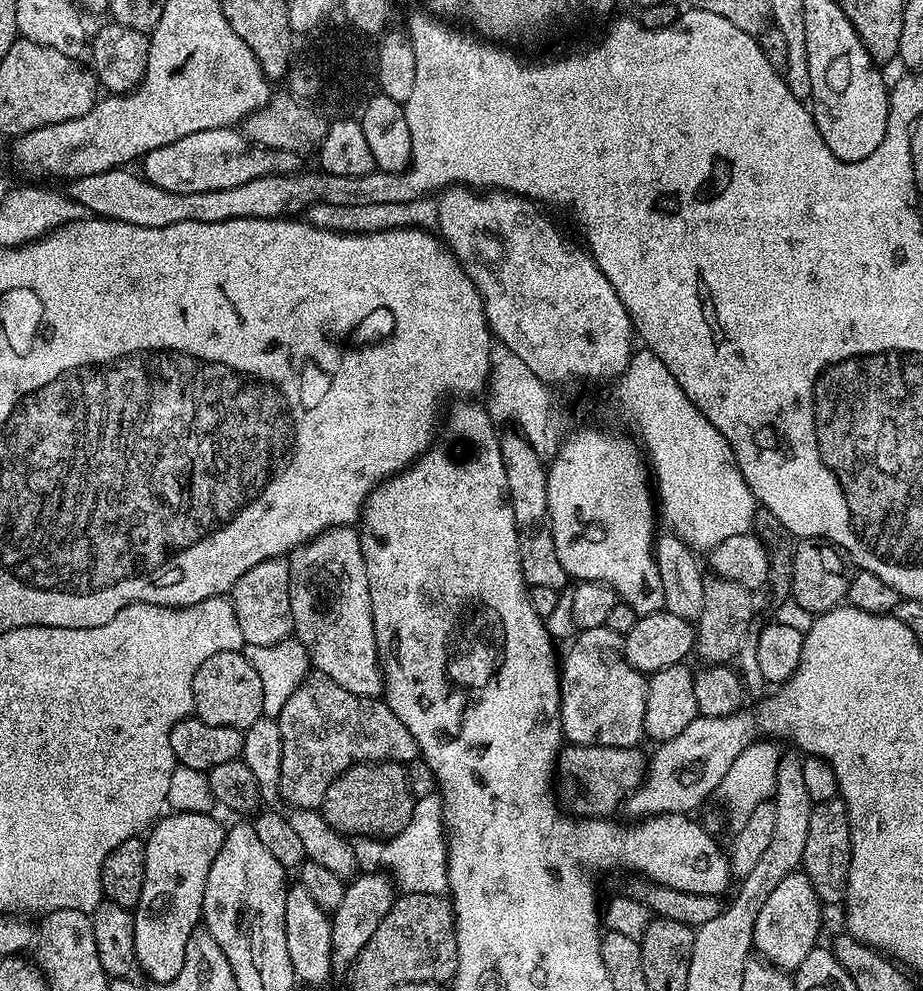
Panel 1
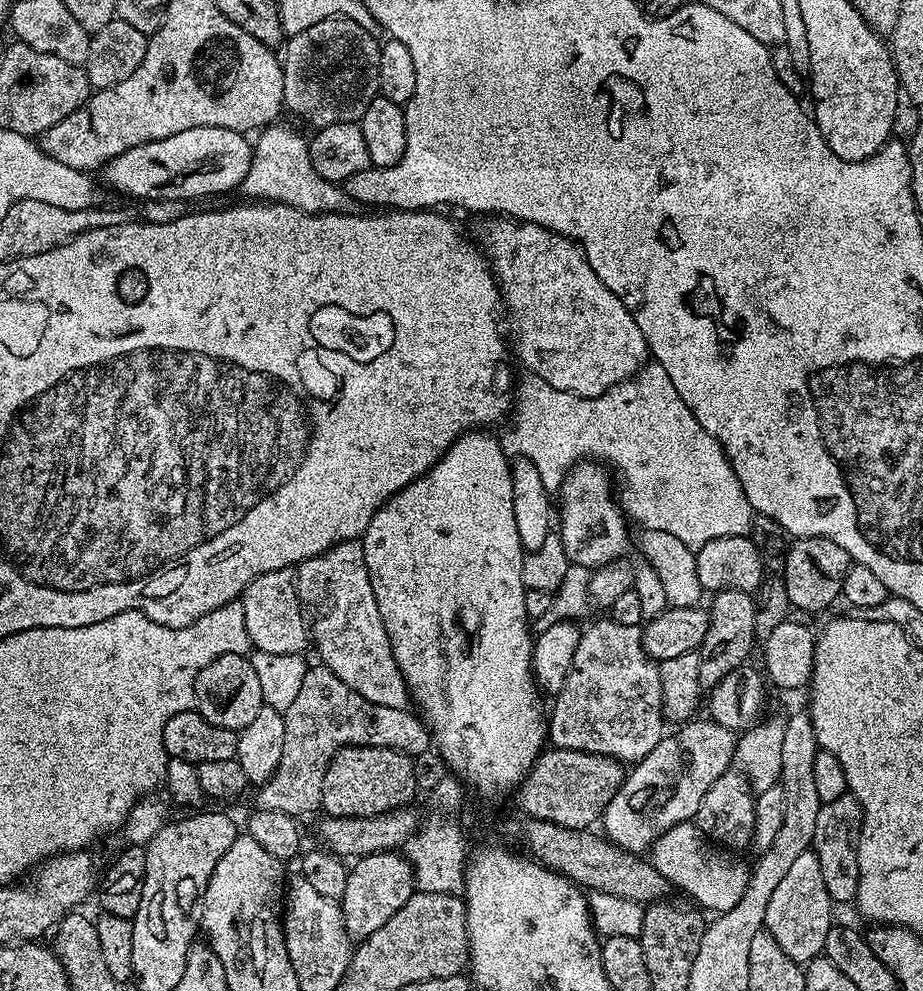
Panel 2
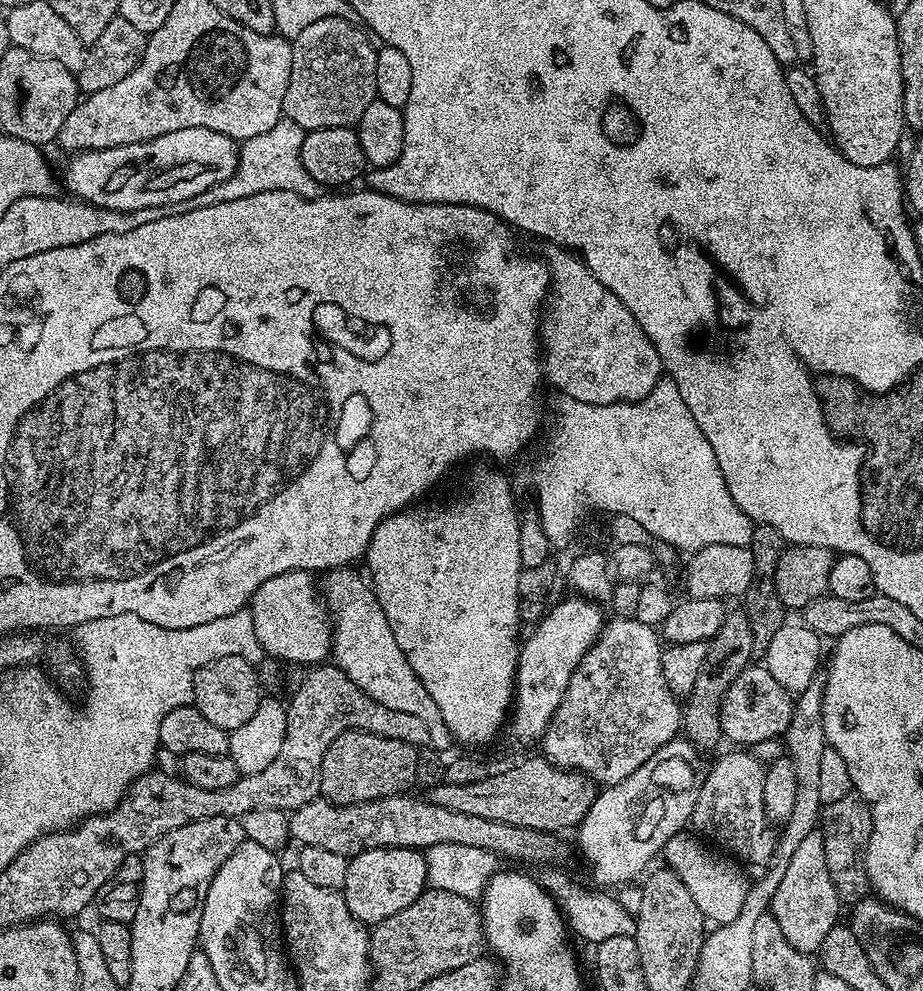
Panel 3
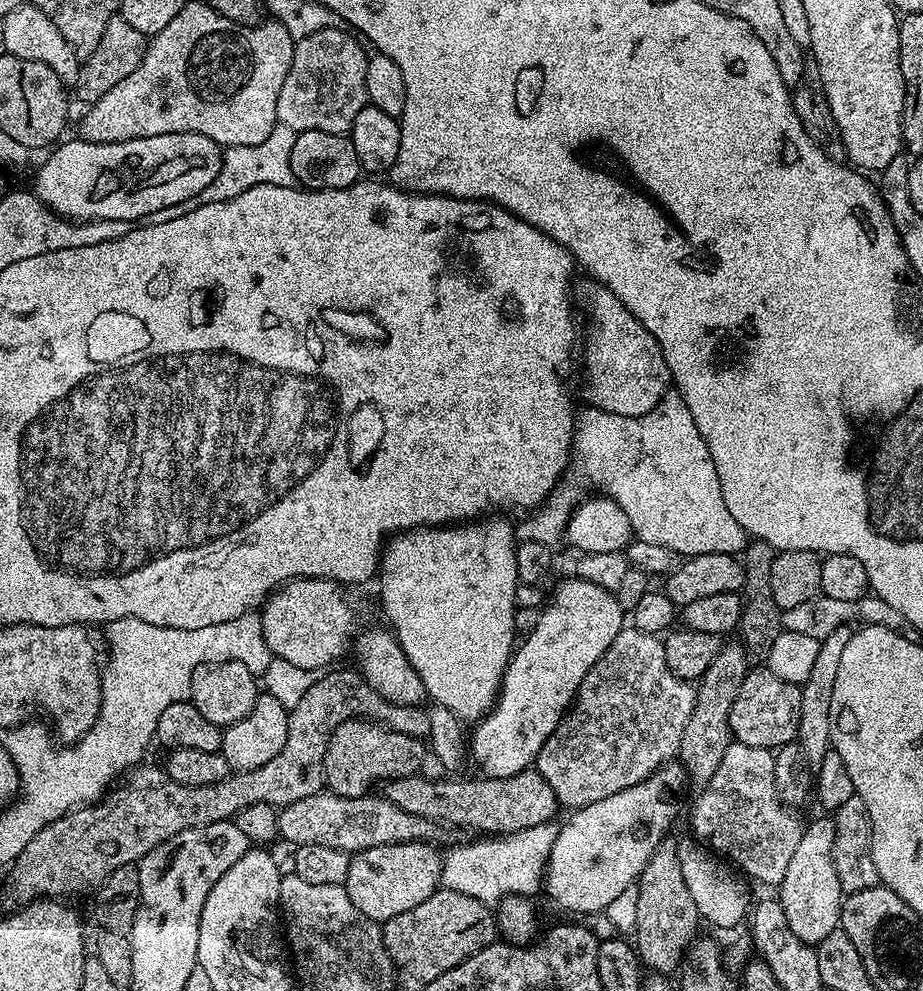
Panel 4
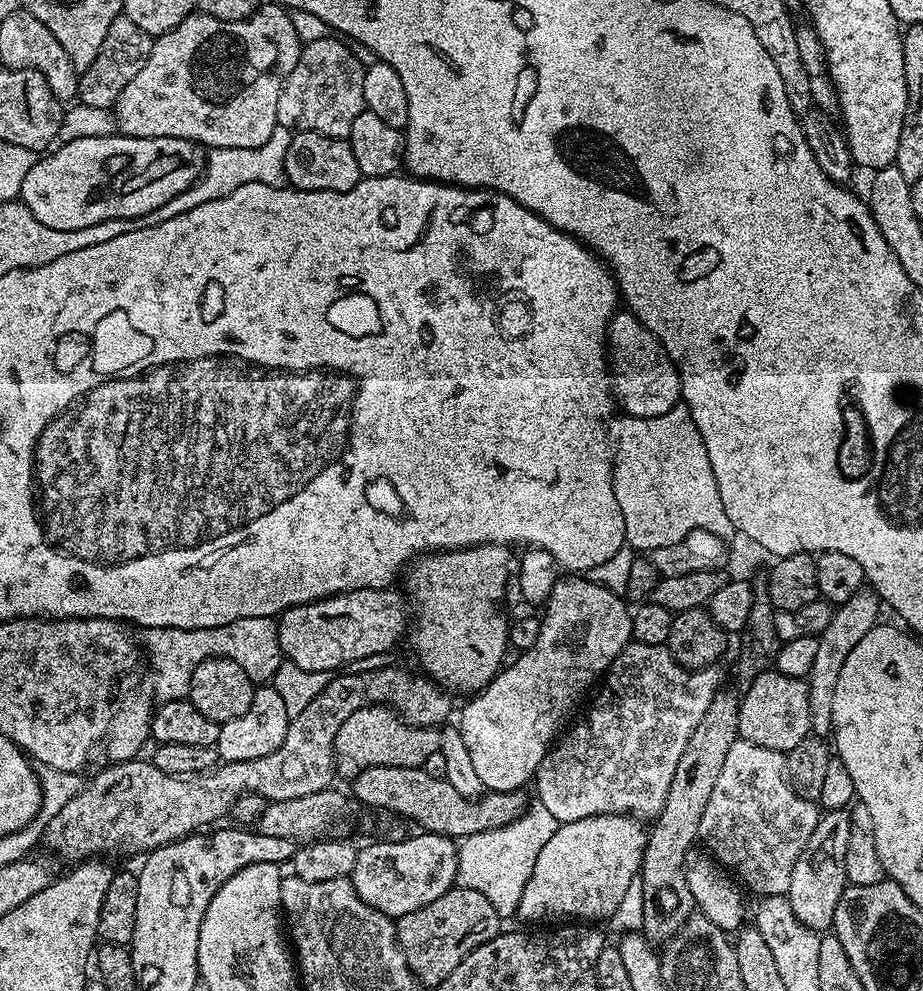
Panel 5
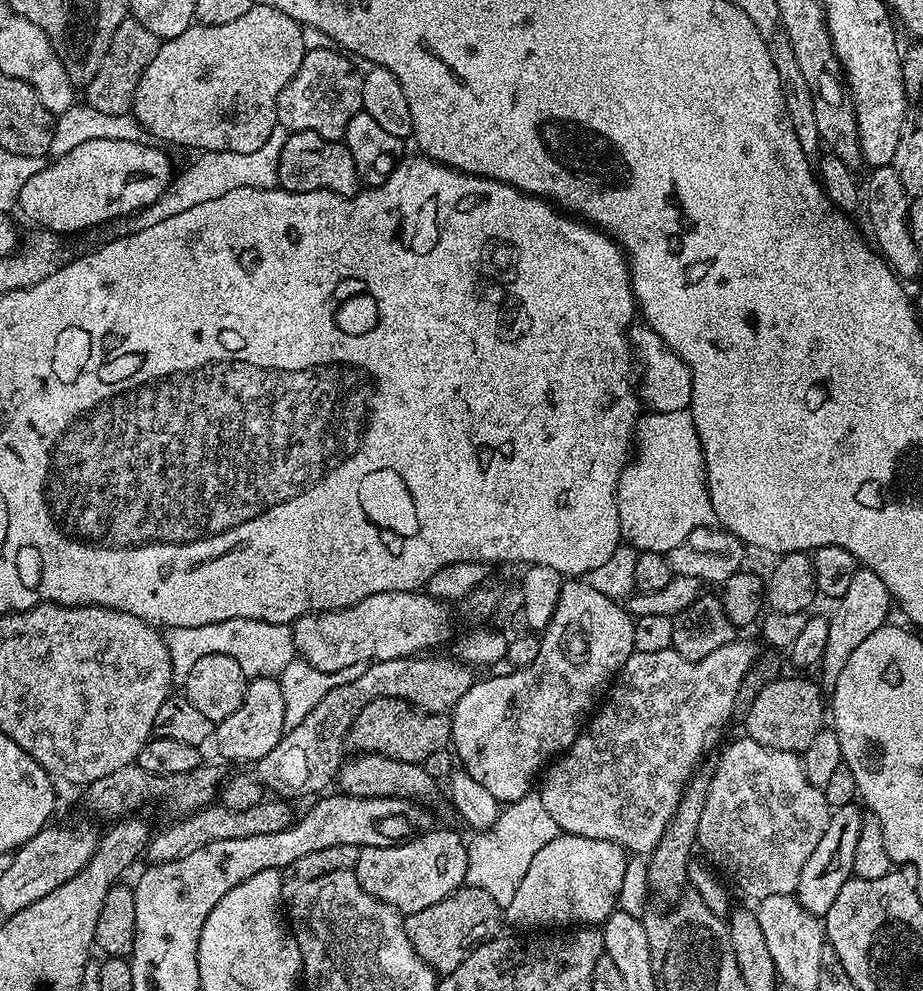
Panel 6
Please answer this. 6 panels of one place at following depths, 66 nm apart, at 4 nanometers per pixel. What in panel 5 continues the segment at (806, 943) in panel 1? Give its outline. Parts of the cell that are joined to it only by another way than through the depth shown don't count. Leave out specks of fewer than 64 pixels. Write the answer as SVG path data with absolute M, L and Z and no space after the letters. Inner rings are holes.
M825 811L820 817L818 826L814 826L814 834L810 834L810 842L803 854L794 862L794 874L790 874L790 890L787 898L791 909L807 928L812 928L818 934L824 934L831 929L834 922L834 910L838 910L838 898L842 898L846 887L844 866L828 852L843 854L846 842L850 838L852 817L847 811Z

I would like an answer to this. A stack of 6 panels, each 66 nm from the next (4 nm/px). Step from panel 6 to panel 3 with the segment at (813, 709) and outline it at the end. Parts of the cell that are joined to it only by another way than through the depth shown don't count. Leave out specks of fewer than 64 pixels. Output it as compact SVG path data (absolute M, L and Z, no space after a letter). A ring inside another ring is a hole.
M751 664L730 684L720 712L721 735L736 746L751 747L758 742L779 739L787 730L793 716L791 693L775 681L763 664Z

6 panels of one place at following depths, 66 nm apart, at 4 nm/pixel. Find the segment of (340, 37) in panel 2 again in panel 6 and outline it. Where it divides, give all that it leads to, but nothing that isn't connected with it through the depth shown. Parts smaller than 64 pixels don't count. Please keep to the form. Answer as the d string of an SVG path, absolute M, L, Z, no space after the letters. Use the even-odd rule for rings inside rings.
M310 49L305 51L302 66L298 66L298 74L290 78L290 82L278 94L276 103L276 122L289 133L313 132L322 134L327 140L343 141L346 126L350 126L350 118L362 111L361 69L356 69L353 57L337 50Z

